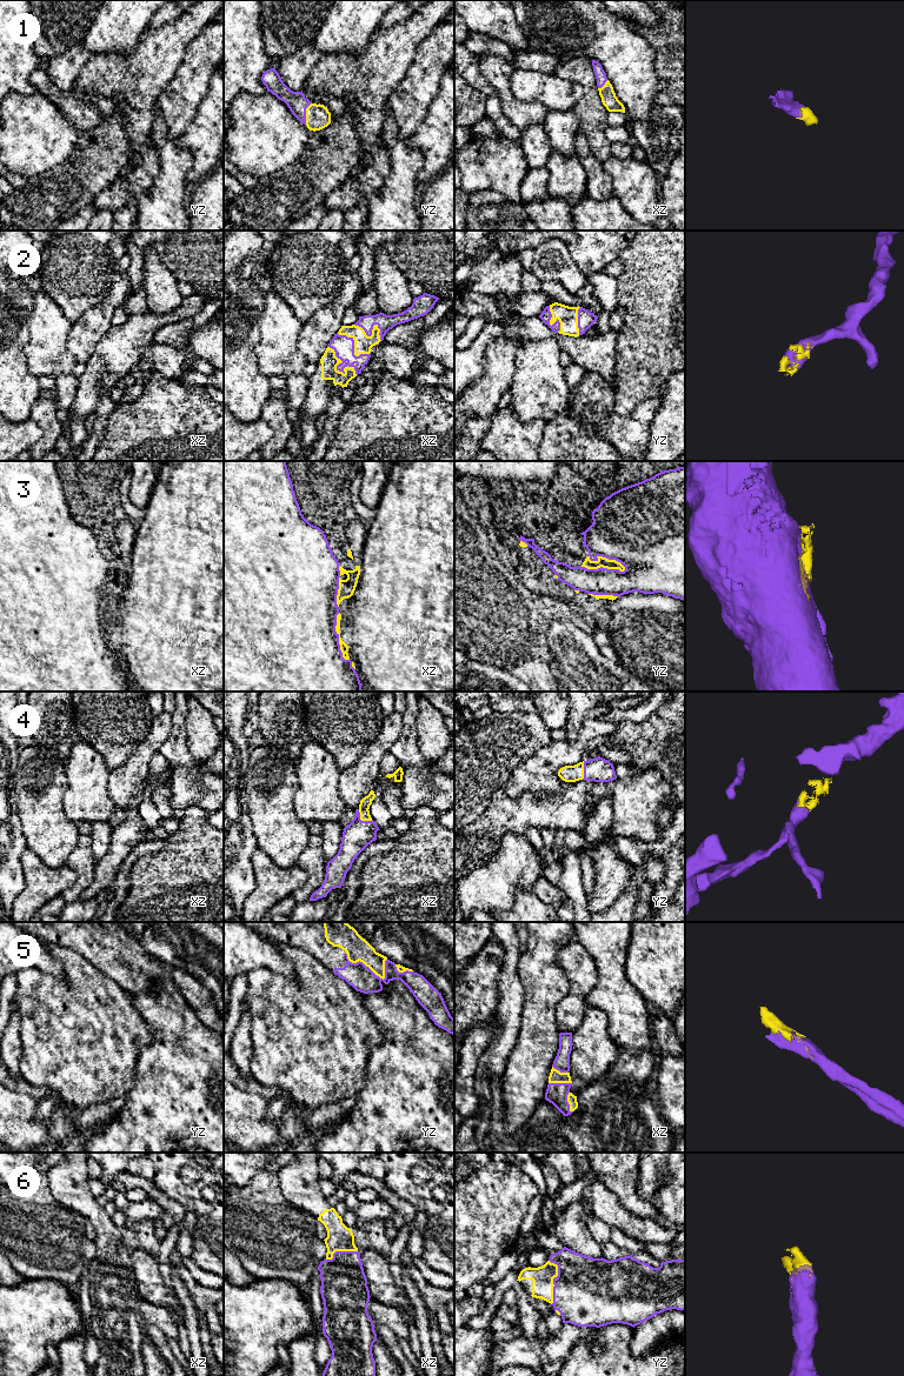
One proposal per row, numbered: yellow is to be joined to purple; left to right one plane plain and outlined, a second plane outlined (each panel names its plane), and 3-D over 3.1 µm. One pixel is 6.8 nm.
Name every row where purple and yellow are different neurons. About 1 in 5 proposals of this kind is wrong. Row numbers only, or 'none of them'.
3

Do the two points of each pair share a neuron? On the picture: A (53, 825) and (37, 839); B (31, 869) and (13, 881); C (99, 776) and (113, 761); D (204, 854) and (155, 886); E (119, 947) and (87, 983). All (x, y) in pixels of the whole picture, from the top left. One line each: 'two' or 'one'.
A: one
B: two
C: two
D: one
E: two

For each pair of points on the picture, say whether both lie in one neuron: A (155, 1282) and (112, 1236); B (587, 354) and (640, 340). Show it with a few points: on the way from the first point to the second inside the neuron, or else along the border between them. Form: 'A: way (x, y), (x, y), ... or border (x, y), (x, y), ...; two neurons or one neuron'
A: border (128, 1254), (137, 1282); two neurons
B: border (617, 331), (615, 375); two neurons

